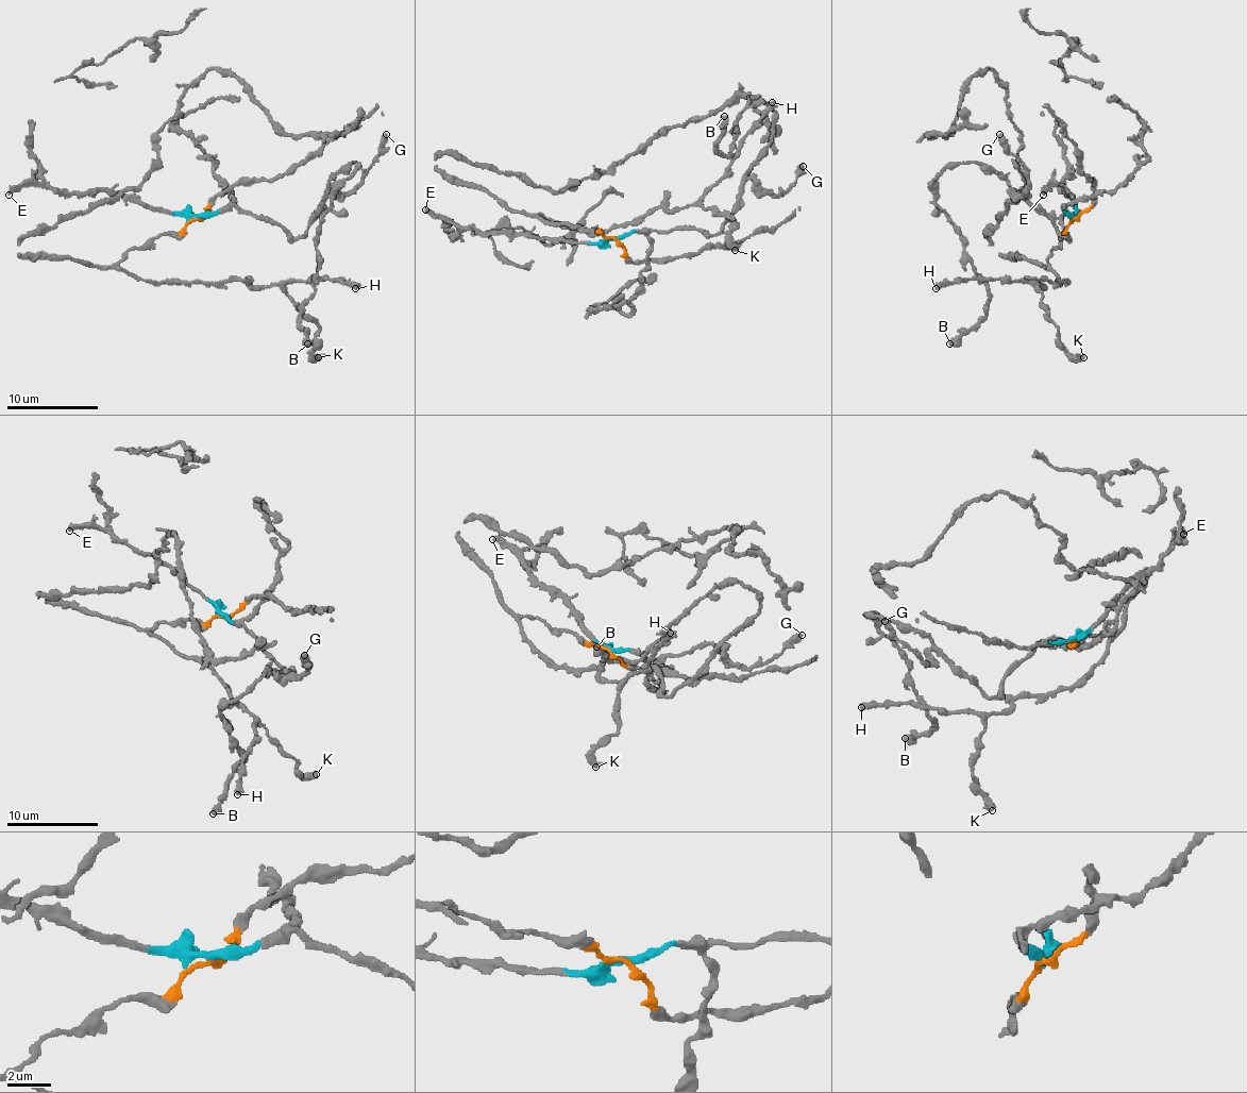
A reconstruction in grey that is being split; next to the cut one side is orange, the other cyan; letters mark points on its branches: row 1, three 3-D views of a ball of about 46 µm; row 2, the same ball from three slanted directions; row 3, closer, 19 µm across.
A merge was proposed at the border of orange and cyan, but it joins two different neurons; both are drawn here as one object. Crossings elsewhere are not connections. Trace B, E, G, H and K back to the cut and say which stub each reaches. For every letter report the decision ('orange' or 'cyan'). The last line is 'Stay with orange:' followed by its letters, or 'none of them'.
B: cyan
E: cyan
G: cyan
H: orange
K: orange
Stay with orange: H, K

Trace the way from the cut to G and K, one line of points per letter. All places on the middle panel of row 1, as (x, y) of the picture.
G: (614, 239), (655, 230), (718, 233), (734, 212), (740, 186), (747, 180), (765, 191), (781, 194), (803, 166)
K: (614, 239), (536, 216), (611, 230), (637, 223), (660, 207), (715, 207), (736, 223), (731, 233), (736, 251)

